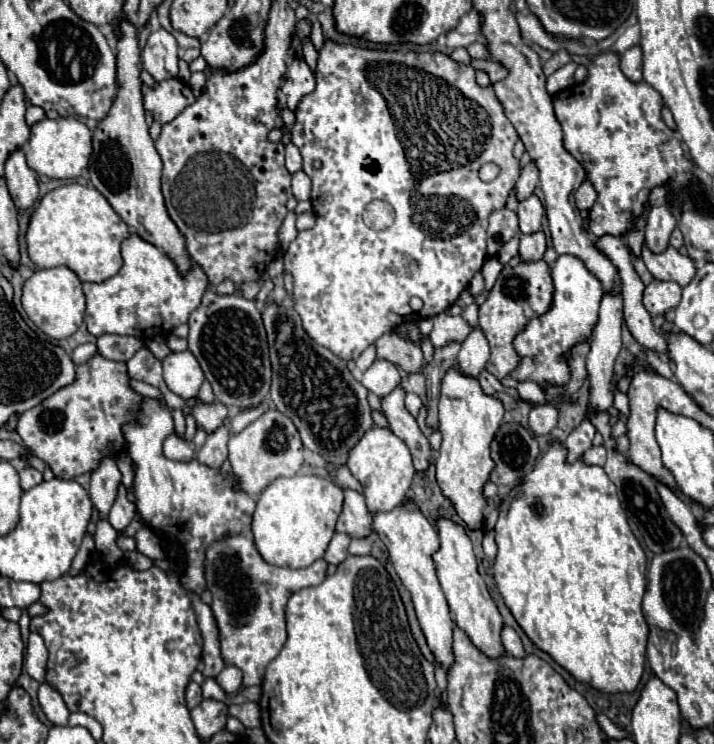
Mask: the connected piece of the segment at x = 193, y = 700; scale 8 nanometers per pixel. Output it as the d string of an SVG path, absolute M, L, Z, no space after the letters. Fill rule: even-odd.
M189 682L187 684L187 692L185 692L185 702L187 702L187 708L193 708L193 706L199 706L201 702L201 686L195 684L195 682Z

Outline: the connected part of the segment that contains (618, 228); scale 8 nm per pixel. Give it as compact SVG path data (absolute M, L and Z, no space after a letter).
M603 52L593 58L589 64L589 76L581 84L581 92L577 88L565 88L555 98L555 116L559 124L563 126L563 144L565 148L581 162L581 166L587 172L587 180L593 182L599 198L591 208L591 232L595 236L601 234L613 234L623 236L631 222L637 216L643 214L645 198L649 196L649 190L657 186L657 182L665 182L665 178L673 178L677 182L675 196L681 202L681 190L685 190L685 182L693 182L693 168L685 160L681 144L673 138L671 128L661 118L663 100L647 82L631 82L619 68L619 56L613 52Z

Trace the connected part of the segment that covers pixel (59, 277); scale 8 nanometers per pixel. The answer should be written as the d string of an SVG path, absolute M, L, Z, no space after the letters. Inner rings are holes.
M57 266L49 270L37 270L31 278L23 284L23 298L21 298L23 310L27 312L29 320L47 336L61 340L69 338L77 332L77 328L83 322L85 314L85 296L81 290L81 280L73 270L67 266Z

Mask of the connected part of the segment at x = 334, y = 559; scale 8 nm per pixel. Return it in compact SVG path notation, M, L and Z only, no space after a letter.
M335 534L323 554L323 560L327 564L339 564L341 560L345 560L347 556L347 546L351 542L351 536L349 534Z

